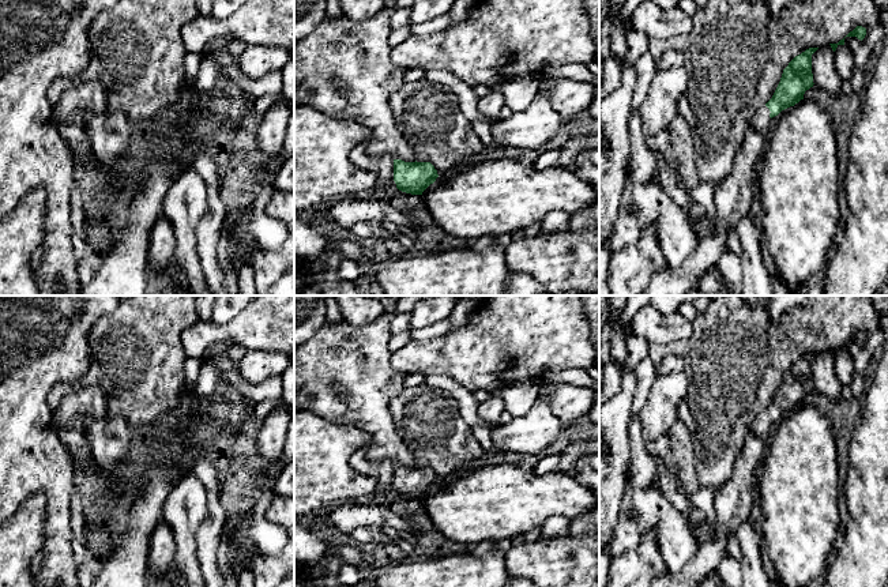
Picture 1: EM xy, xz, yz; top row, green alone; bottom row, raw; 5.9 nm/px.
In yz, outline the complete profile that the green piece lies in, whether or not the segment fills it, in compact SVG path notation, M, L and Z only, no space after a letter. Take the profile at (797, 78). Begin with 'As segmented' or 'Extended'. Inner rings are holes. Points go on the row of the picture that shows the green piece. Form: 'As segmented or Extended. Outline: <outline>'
Extended. Outline: M809 48L789 63L772 98L753 116L730 173L715 187L714 233L699 237L696 249L684 263L655 272L640 296L684 296L697 287L699 278L705 271L718 266L727 249L727 233L735 232L741 218L752 215L755 169L768 144L771 118L798 104L805 91L813 87L812 54L817 49Z

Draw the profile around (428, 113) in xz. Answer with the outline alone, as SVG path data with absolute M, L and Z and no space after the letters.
M428 78L405 83L390 95L388 104L415 161L430 162L439 177L485 147L474 133L471 120L460 110L456 94L441 83Z

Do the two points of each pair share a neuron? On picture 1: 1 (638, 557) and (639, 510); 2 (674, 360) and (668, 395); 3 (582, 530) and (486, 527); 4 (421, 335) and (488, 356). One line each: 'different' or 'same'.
1: different
2: different
3: different
4: different

